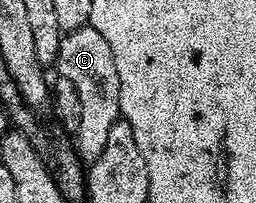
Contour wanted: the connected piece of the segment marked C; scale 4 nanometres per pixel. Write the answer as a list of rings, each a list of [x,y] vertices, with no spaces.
[[[90,25],[67,31],[60,39],[54,70],[59,77],[70,80],[74,92],[78,92],[80,119],[78,132],[74,135],[74,149],[85,163],[90,164],[100,155],[102,148],[106,148],[106,135],[120,118],[118,68],[114,68],[110,44],[106,44],[106,39]]]

